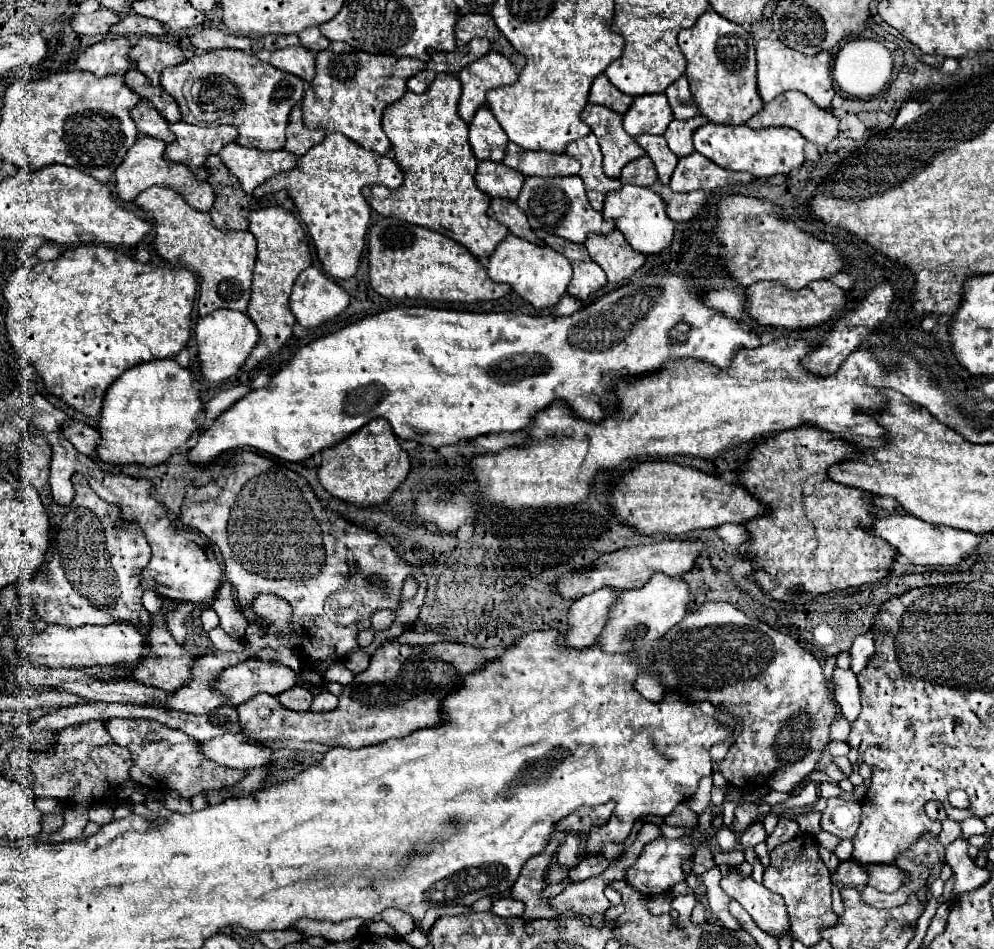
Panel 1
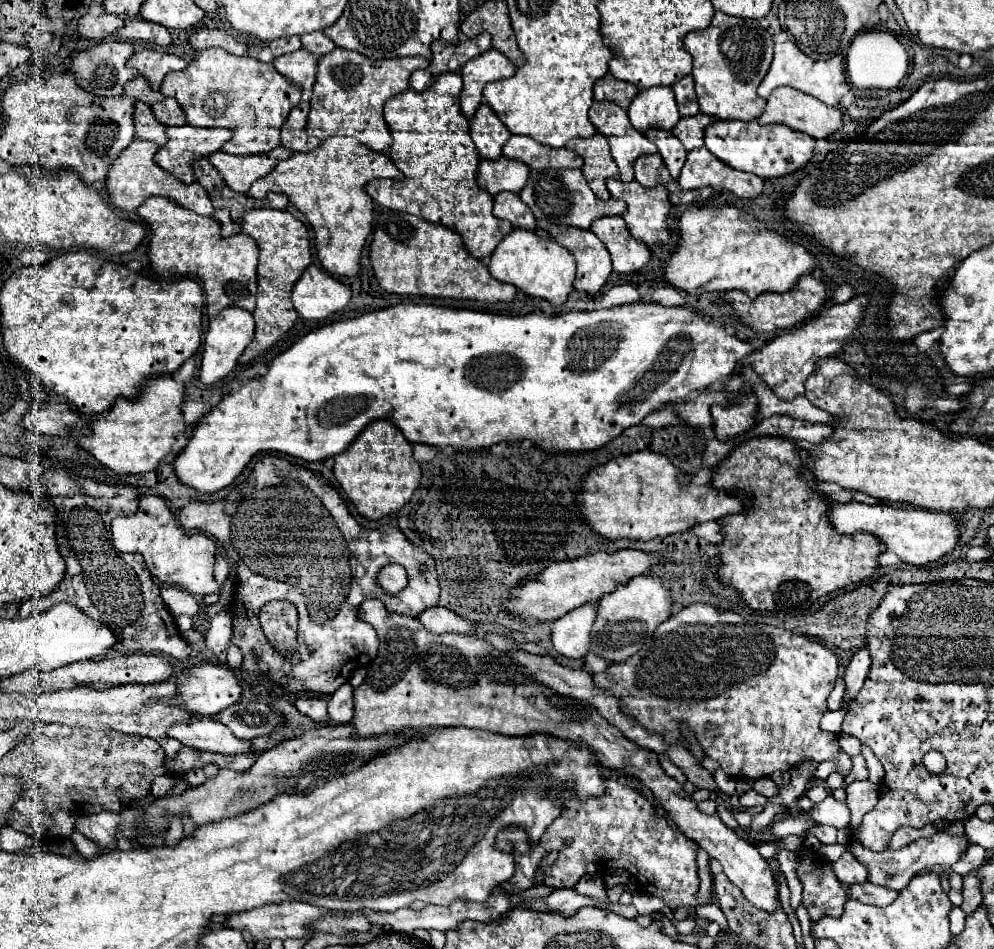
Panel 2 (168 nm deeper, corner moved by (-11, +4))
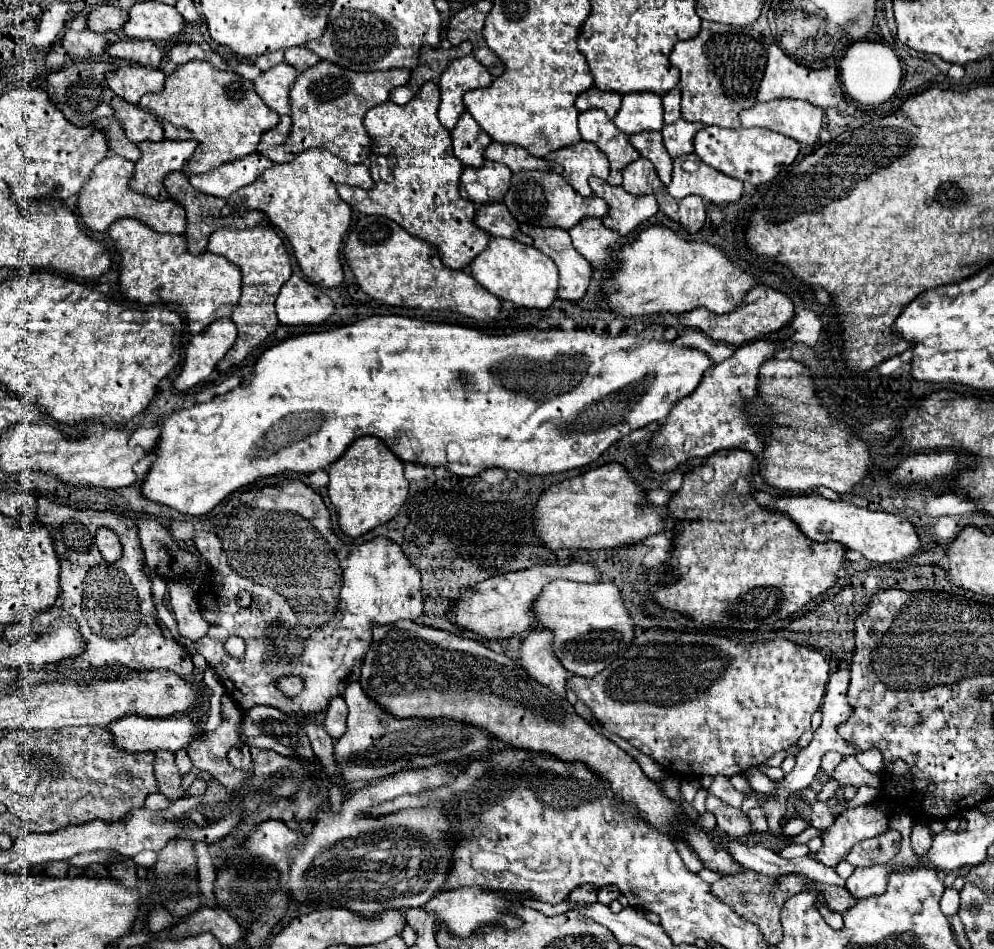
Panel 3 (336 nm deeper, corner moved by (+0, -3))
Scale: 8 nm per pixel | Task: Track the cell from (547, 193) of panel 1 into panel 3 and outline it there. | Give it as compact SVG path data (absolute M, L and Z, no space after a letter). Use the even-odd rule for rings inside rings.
M521 171L511 177L511 187L505 193L505 205L509 207L511 215L523 225L537 225L537 227L561 227L571 229L583 217L601 217L607 213L607 203L597 197L581 197L561 175L549 171Z

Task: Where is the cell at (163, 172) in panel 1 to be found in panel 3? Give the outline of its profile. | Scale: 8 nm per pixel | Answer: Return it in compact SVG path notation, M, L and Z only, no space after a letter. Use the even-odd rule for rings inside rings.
M109 153L95 169L93 175L87 179L85 187L79 191L79 199L77 199L77 209L79 209L79 217L85 225L85 229L91 231L105 231L113 221L121 219L121 217L131 217L137 219L141 223L145 223L147 227L151 227L157 233L171 233L171 235L183 235L187 221L185 221L185 211L183 207L179 207L177 203L173 203L171 199L167 201L155 201L149 199L145 195L139 195L135 191L129 189L129 179L133 175L133 163Z

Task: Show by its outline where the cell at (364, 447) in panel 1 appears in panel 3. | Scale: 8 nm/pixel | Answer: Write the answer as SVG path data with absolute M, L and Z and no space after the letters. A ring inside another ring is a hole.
M377 437L355 439L327 473L327 493L339 515L339 529L349 537L361 537L377 525L391 521L407 499L409 483L403 477L403 463Z

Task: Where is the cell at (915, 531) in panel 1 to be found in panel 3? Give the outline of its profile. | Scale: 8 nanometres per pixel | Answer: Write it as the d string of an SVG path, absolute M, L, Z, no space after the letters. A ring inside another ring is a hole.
M809 493L809 495L789 495L781 497L773 503L767 503L765 509L785 513L787 517L801 527L801 531L813 539L813 541L837 541L847 549L859 551L865 559L873 563L891 563L891 561L901 561L907 557L913 557L919 553L921 543L917 537L915 527L891 513L883 511L871 511L865 507L857 507L851 501L829 501L819 493Z

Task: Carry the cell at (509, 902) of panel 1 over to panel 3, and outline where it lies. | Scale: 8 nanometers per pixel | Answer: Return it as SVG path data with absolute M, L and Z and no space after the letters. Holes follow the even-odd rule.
M607 885L607 887L601 887L599 889L599 903L605 903L605 905L609 905L613 899L617 899L621 895L621 891L617 889L617 887L613 887L613 885Z

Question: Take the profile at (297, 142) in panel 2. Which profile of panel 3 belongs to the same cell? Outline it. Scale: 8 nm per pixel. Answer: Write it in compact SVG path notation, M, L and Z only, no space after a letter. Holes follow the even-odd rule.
M283 115L281 121L277 123L277 127L273 127L271 131L265 131L265 135L261 135L261 141L257 145L257 153L265 155L273 163L285 163L285 161L293 159L295 155L287 153L283 149L285 137L289 135L289 129L291 129L291 117Z

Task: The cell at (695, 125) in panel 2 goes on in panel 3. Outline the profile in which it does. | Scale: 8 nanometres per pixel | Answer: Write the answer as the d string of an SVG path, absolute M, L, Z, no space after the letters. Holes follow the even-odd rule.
M677 119L675 123L665 125L661 133L669 155L675 159L679 155L693 153L693 137L699 129L703 129L703 123L689 123L685 119Z

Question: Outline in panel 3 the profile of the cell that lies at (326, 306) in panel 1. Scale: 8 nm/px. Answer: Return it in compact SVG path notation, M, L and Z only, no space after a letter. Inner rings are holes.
M291 275L275 301L283 325L321 325L335 311L333 301L299 275Z

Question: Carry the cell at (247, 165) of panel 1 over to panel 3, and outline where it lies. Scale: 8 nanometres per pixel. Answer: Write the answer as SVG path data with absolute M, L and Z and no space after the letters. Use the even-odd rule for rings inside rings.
M251 153L247 157L223 163L221 167L215 167L209 173L189 175L189 181L201 193L209 193L213 197L225 197L227 199L239 187L253 183L271 165L273 163L269 163L269 159L265 159L265 155Z

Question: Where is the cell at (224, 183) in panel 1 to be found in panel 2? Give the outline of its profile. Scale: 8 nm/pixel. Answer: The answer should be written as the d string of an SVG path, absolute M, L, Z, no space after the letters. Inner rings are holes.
M200 158L194 164L194 174L198 176L198 182L206 188L214 202L214 218L222 224L222 236L228 238L232 234L240 232L240 218L254 208L254 198L248 194L230 190L228 184L224 184L224 178L212 168L208 158Z

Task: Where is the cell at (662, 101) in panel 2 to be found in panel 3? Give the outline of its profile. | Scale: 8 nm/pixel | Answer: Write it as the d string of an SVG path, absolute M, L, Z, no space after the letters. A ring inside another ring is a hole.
M629 93L623 95L621 109L613 123L627 135L641 131L663 129L663 105L657 93Z

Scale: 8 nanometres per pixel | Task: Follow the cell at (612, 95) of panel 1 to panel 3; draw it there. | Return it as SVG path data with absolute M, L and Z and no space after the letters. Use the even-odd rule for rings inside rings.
M597 87L587 89L585 93L581 93L575 101L575 107L579 113L587 111L587 109L603 109L609 119L615 117L615 111L621 105L621 95L619 93L611 93L611 91L599 91Z

